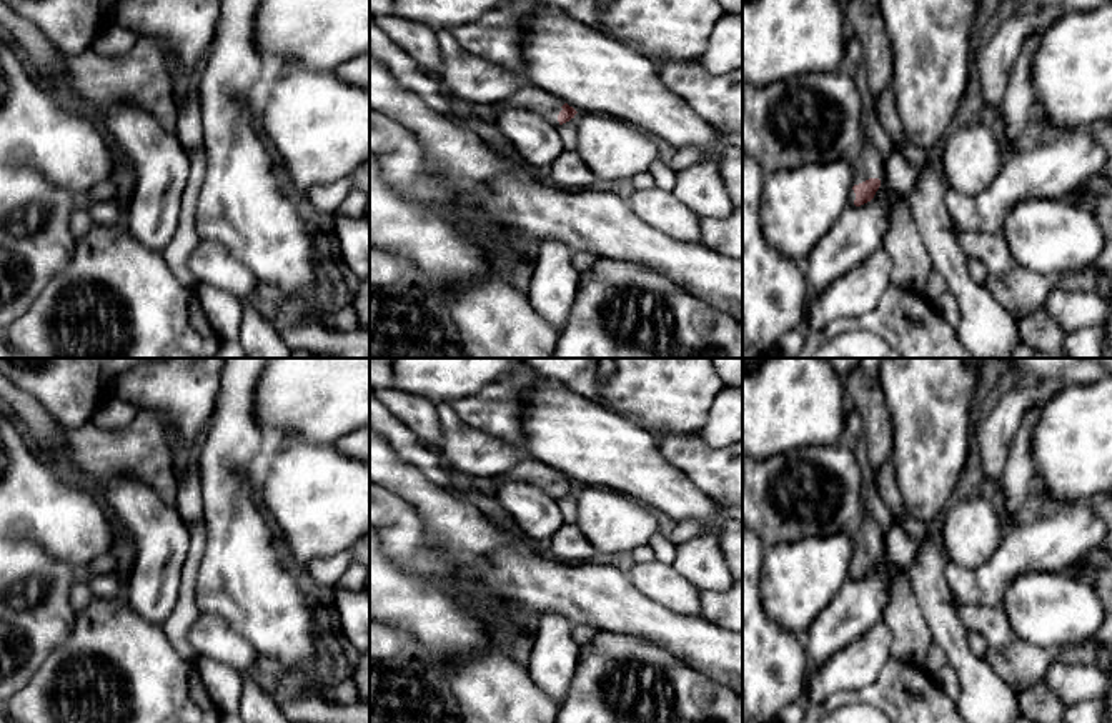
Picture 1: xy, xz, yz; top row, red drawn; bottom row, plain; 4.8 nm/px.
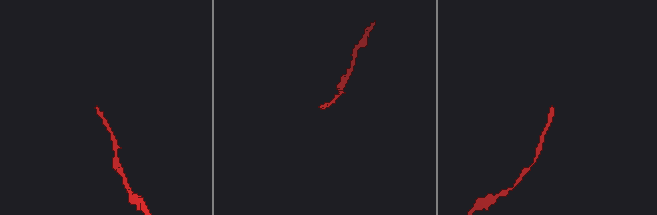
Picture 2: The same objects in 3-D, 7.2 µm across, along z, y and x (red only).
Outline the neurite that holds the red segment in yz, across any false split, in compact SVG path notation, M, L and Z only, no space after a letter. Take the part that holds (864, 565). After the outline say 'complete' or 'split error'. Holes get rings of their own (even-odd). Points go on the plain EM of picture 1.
M864 511L861 526L852 530L852 561L849 578L861 580L871 575L884 550L884 535L874 516Z; split error

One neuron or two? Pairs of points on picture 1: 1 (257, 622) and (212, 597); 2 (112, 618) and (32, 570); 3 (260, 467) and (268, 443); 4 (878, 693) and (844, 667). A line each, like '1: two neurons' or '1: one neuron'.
1: one neuron
2: two neurons
3: one neuron
4: two neurons

